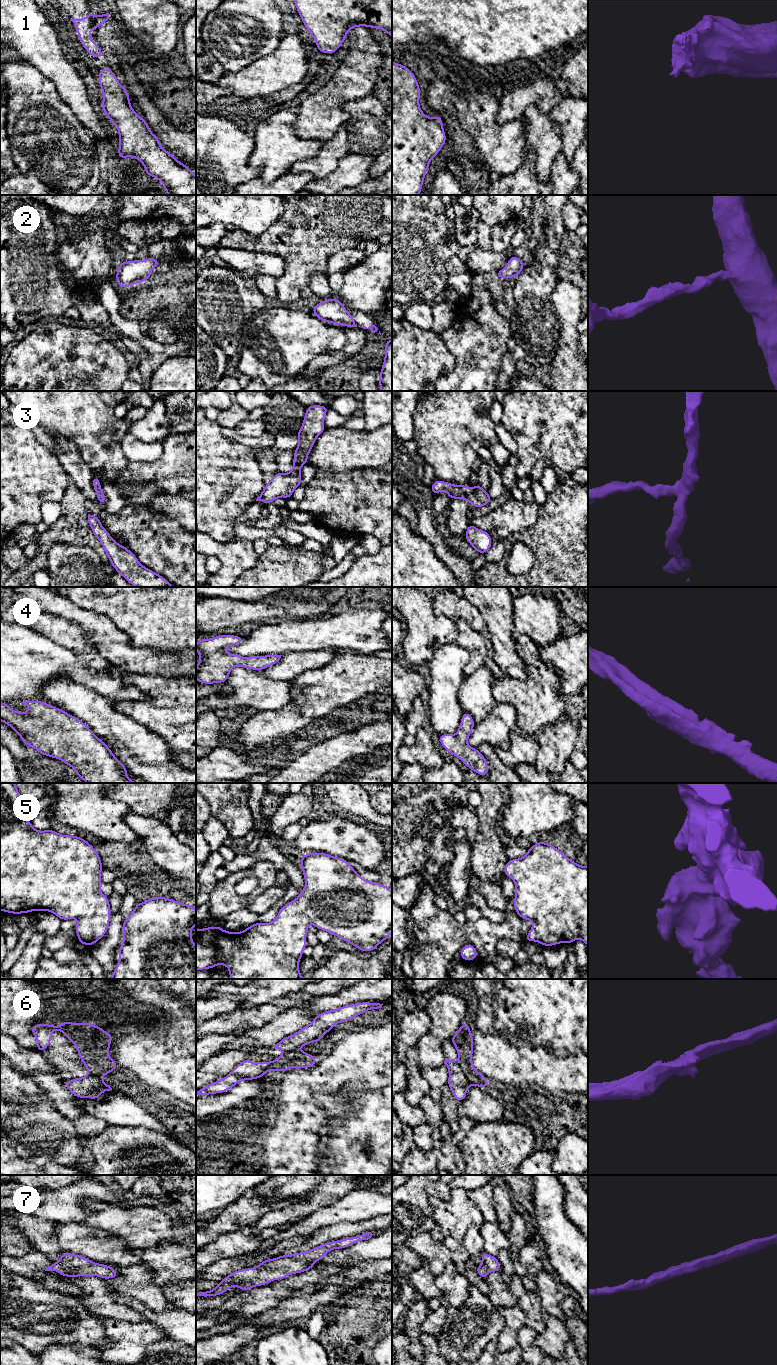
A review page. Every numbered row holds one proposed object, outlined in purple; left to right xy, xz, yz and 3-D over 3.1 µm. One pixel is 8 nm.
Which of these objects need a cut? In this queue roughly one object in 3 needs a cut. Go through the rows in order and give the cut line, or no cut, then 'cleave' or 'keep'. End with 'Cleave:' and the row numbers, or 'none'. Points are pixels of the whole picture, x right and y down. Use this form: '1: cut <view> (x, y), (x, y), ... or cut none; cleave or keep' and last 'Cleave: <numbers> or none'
1: cut none; keep
2: cut none; keep
3: cut none; keep
4: cut none; keep
5: cut none; keep
6: cut none; keep
7: cut none; keep
Cleave: none

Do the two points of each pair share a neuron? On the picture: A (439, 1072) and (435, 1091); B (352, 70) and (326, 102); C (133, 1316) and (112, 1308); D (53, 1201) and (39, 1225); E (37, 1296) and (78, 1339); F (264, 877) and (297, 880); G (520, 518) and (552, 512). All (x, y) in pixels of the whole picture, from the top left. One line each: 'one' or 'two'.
A: one
B: one
C: one
D: two
E: one
F: two
G: two

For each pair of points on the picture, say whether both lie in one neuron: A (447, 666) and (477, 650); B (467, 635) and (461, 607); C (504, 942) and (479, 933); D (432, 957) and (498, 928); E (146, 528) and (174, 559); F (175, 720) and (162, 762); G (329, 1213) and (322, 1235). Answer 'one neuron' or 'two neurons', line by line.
A: two neurons
B: two neurons
C: two neurons
D: one neuron
E: one neuron
F: two neurons
G: two neurons

